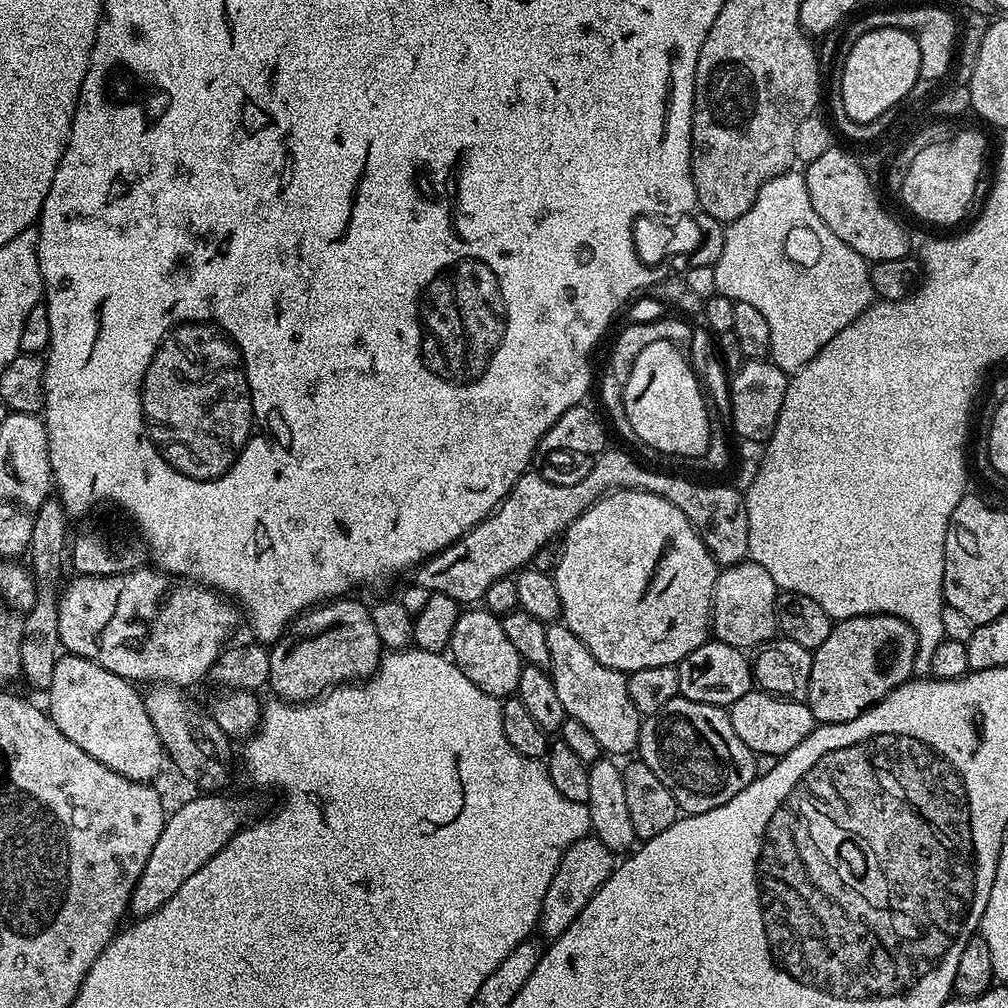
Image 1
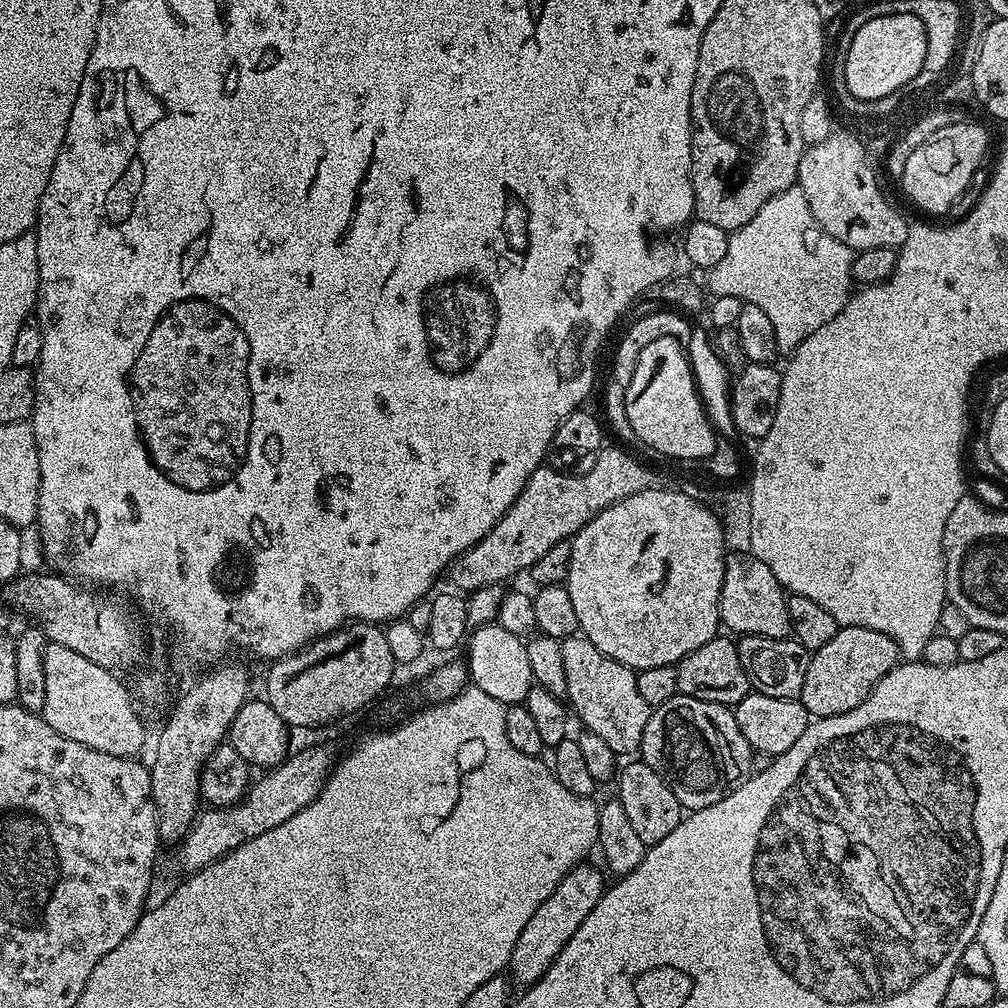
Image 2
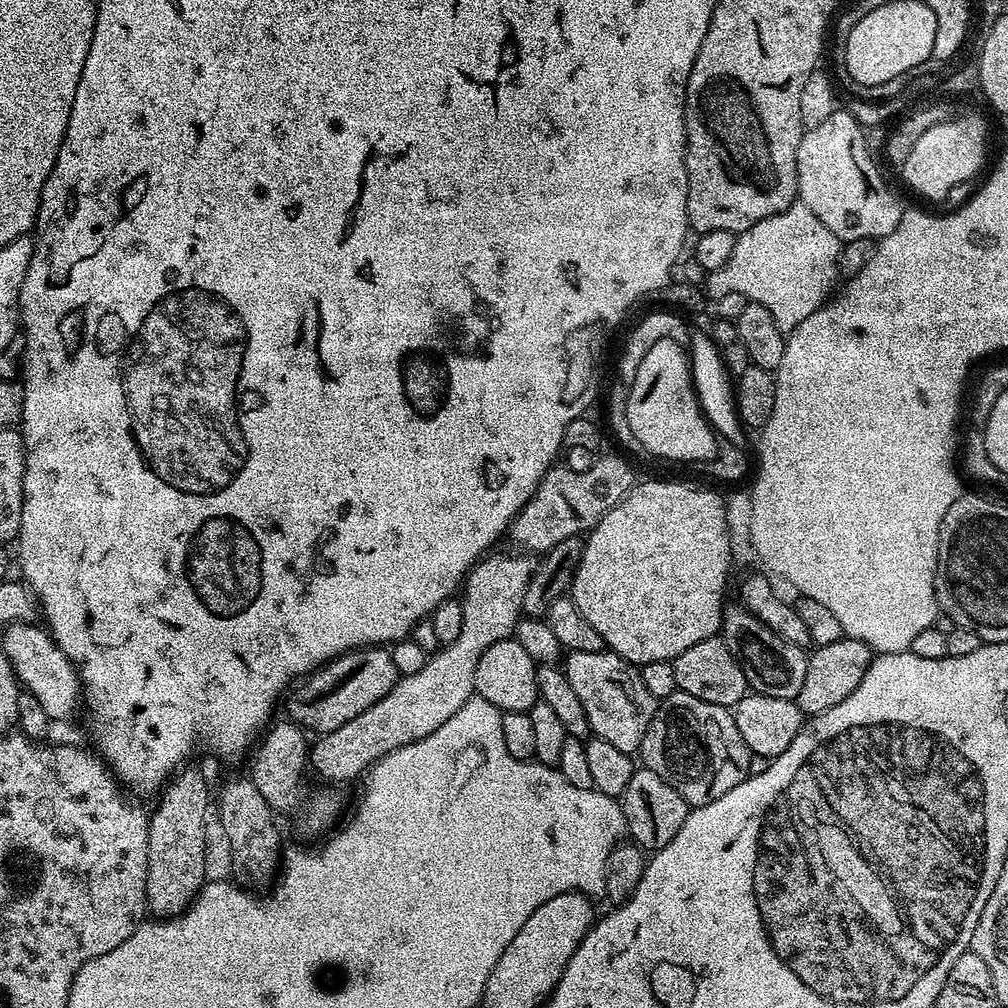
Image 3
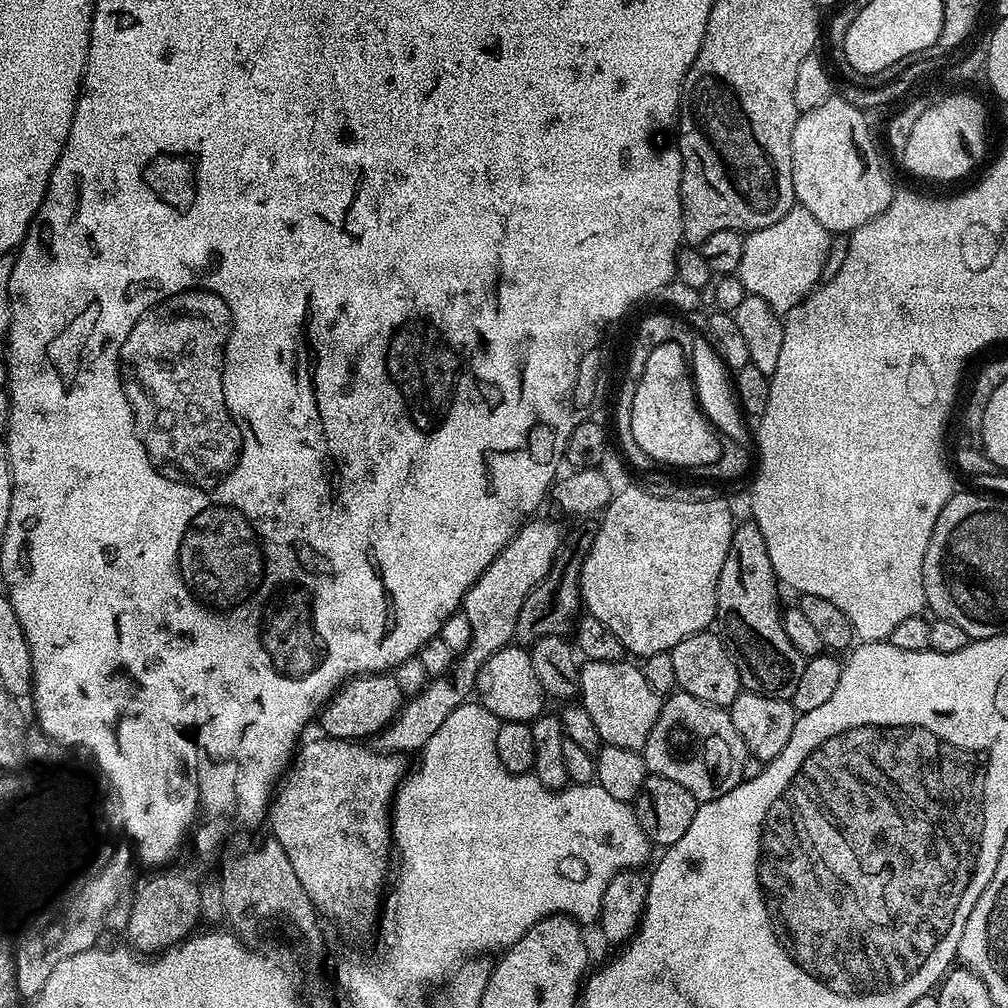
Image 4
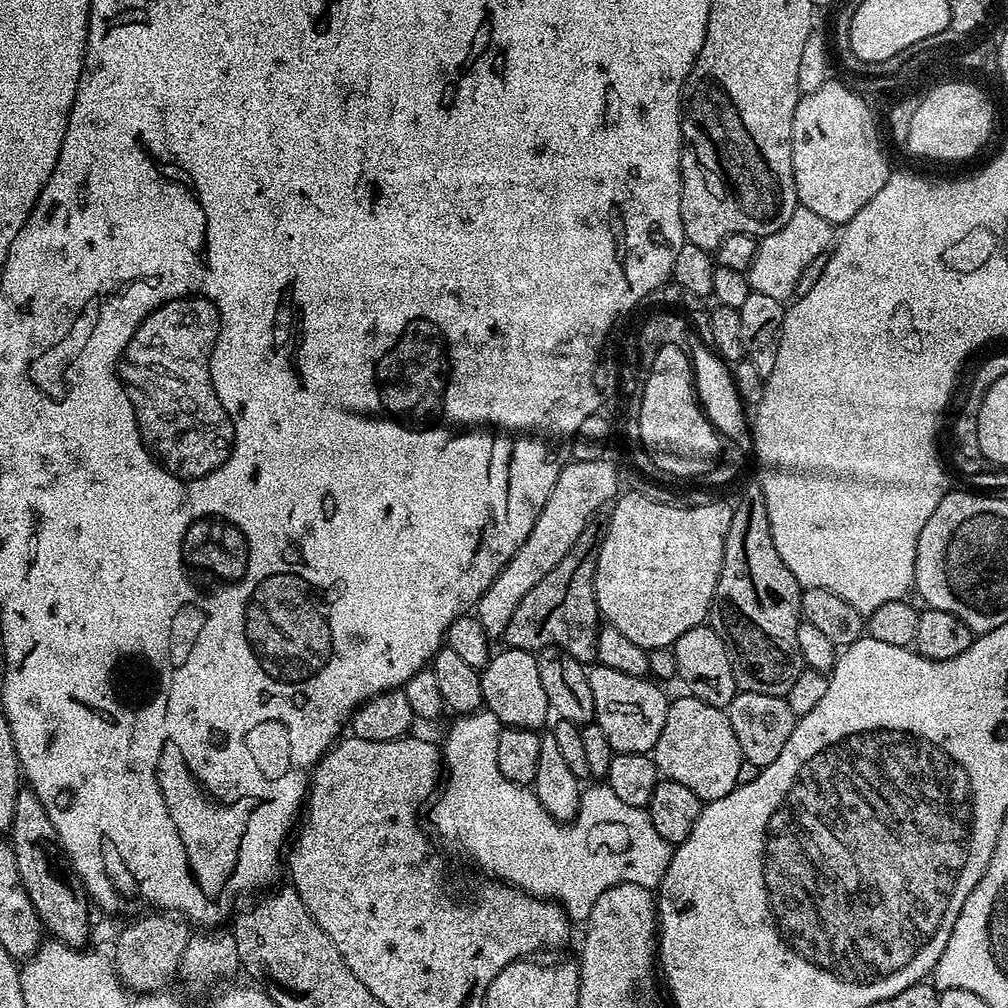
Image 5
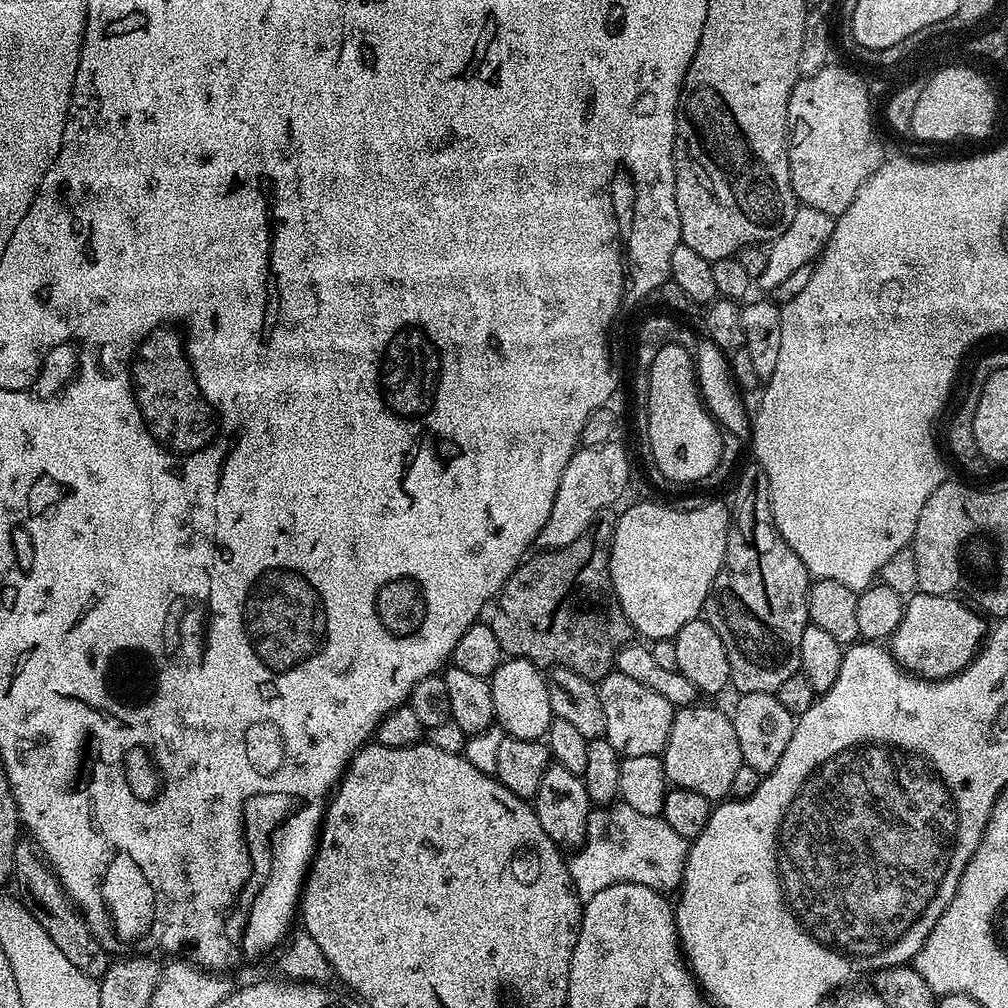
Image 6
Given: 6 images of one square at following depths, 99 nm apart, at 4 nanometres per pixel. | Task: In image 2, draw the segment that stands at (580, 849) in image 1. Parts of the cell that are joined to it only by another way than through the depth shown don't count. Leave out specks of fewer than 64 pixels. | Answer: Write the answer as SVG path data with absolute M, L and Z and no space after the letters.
M588 863L575 864L564 875L562 882L558 882L558 886L554 886L554 894L550 894L550 898L546 898L546 902L542 902L542 906L538 906L538 910L534 910L530 922L526 922L526 926L522 926L522 934L518 934L518 942L514 942L510 961L510 973L512 972L513 976L511 979L513 981L516 979L520 986L530 986L534 982L538 982L538 978L542 978L542 974L546 974L546 970L550 970L554 958L558 958L558 954L564 949L566 942L570 942L570 938L574 938L574 930L578 930L578 926L582 922L586 922L586 914L590 914L590 910L594 910L594 906L598 906L606 887L605 873L603 871L600 873L594 865Z

